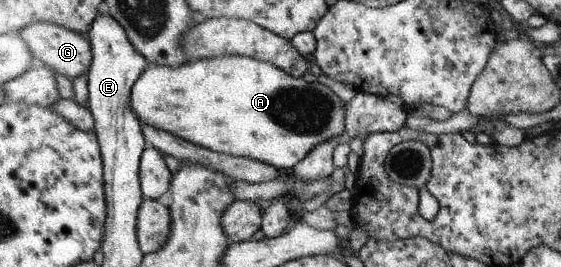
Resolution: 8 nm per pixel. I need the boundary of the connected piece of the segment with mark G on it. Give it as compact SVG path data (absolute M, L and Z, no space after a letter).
M34 21L18 30L18 36L28 47L36 64L52 68L56 74L62 74L71 80L86 72L89 67L91 59L89 42L86 34L79 30L74 31L48 21Z

